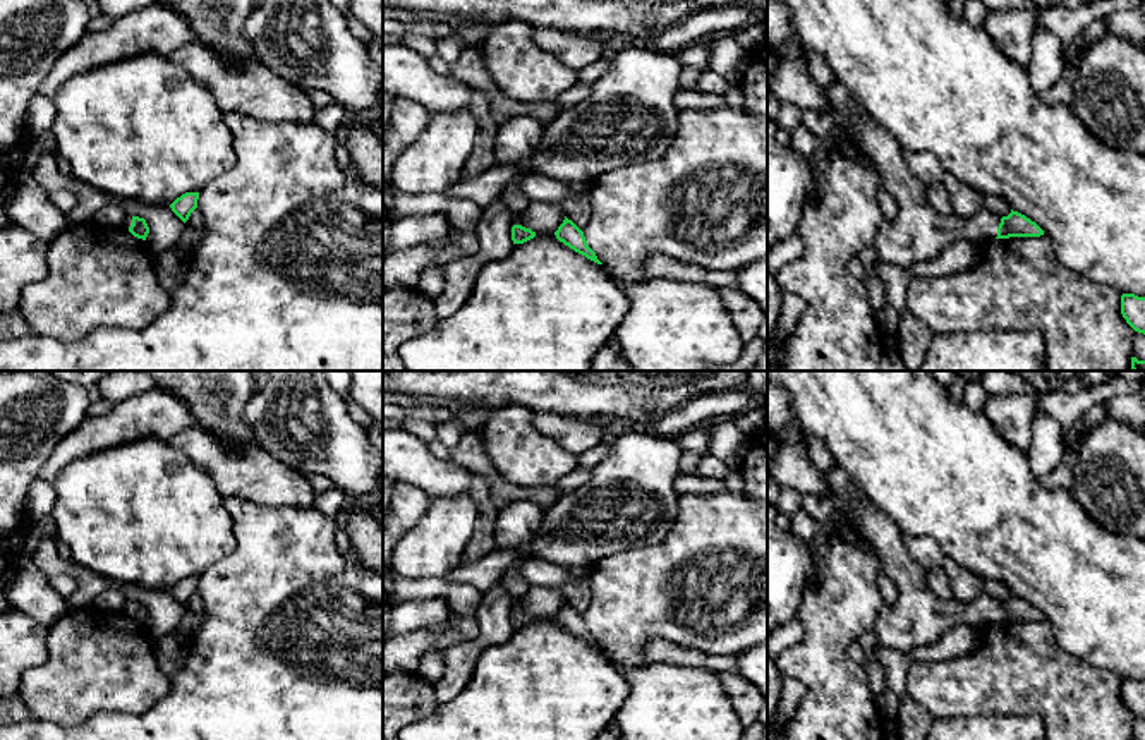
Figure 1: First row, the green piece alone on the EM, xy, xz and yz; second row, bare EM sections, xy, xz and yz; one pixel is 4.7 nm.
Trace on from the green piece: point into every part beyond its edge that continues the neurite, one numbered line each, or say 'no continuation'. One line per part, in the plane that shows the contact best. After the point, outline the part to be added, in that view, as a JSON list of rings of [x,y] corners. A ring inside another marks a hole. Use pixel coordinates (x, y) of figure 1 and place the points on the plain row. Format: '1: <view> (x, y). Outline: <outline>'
1: yz (919, 617). Outline: [[[845,469],[824,474],[824,494],[803,494],[802,508],[833,529],[848,527],[877,555],[881,570],[898,585],[898,599],[882,606],[874,623],[879,642],[910,652],[937,642],[956,625],[982,628],[997,622],[1001,601],[980,594],[970,603],[939,599],[927,585],[924,570],[906,551],[900,527],[863,498]]]

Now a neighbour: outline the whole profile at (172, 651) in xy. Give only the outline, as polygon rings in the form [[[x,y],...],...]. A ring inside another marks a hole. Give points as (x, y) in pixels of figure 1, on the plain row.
[[[170,634],[154,637],[154,656],[158,666],[168,675],[175,675],[189,658],[191,637],[184,634]]]

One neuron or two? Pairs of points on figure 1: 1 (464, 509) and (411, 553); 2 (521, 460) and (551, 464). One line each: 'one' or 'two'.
1: one
2: one

